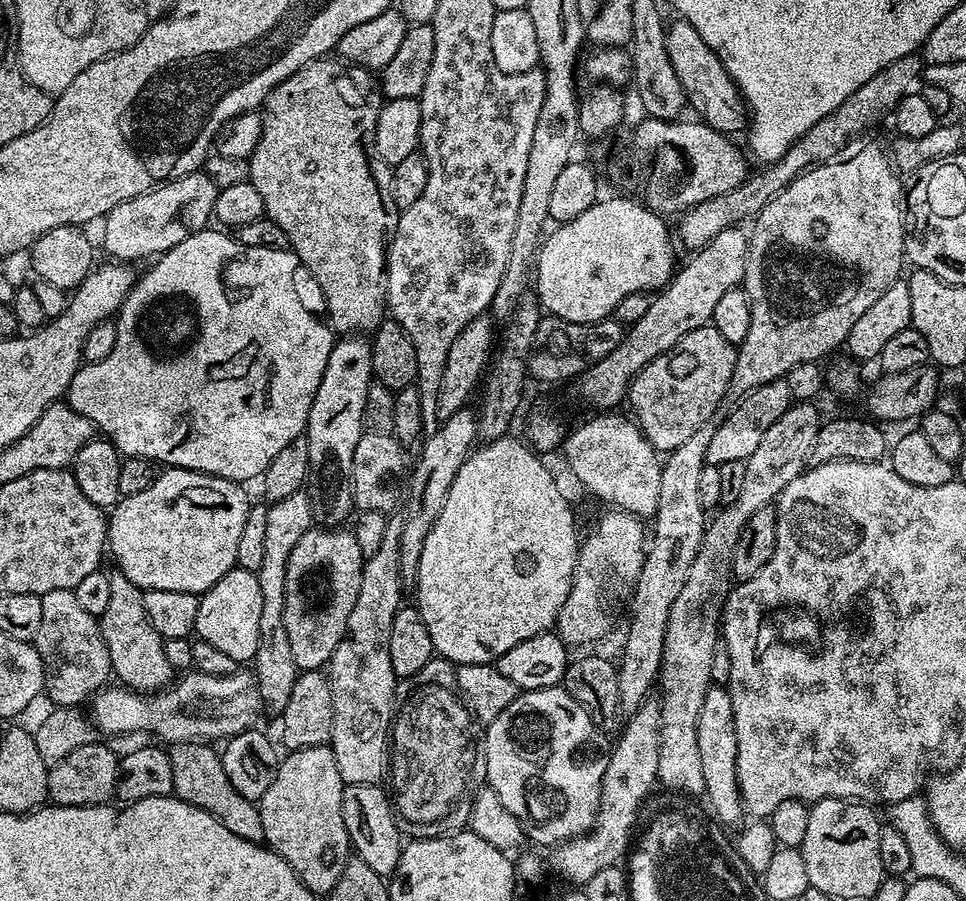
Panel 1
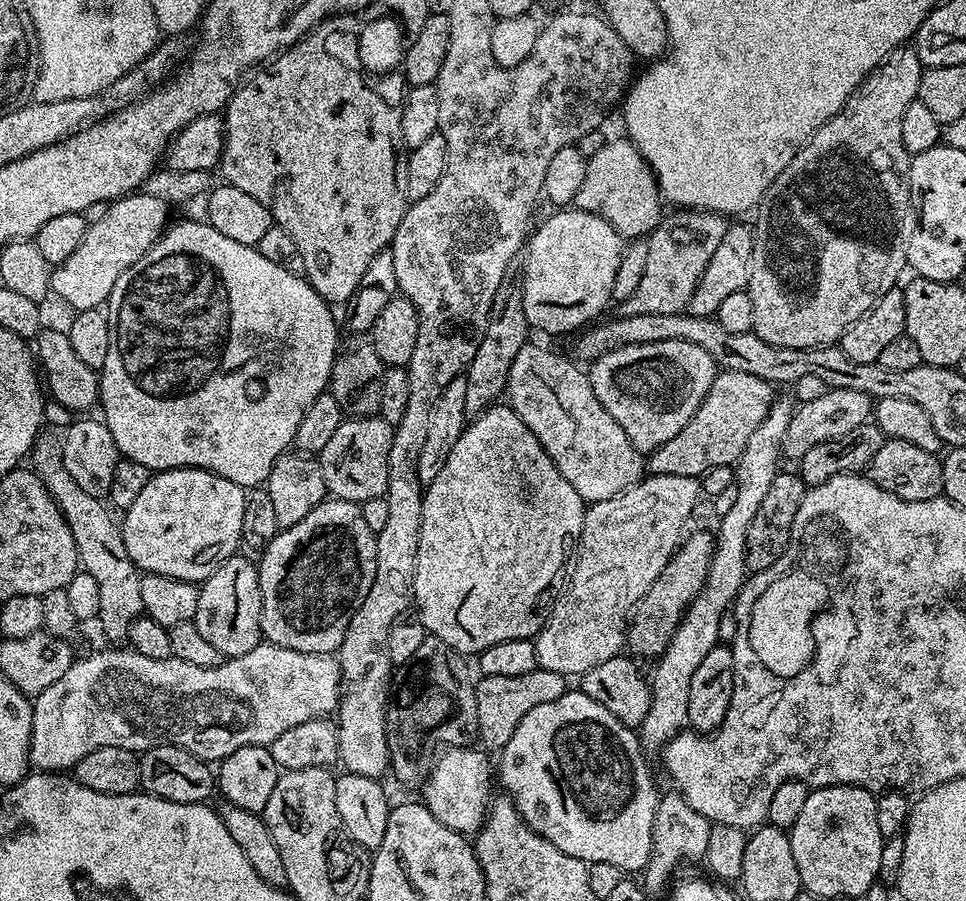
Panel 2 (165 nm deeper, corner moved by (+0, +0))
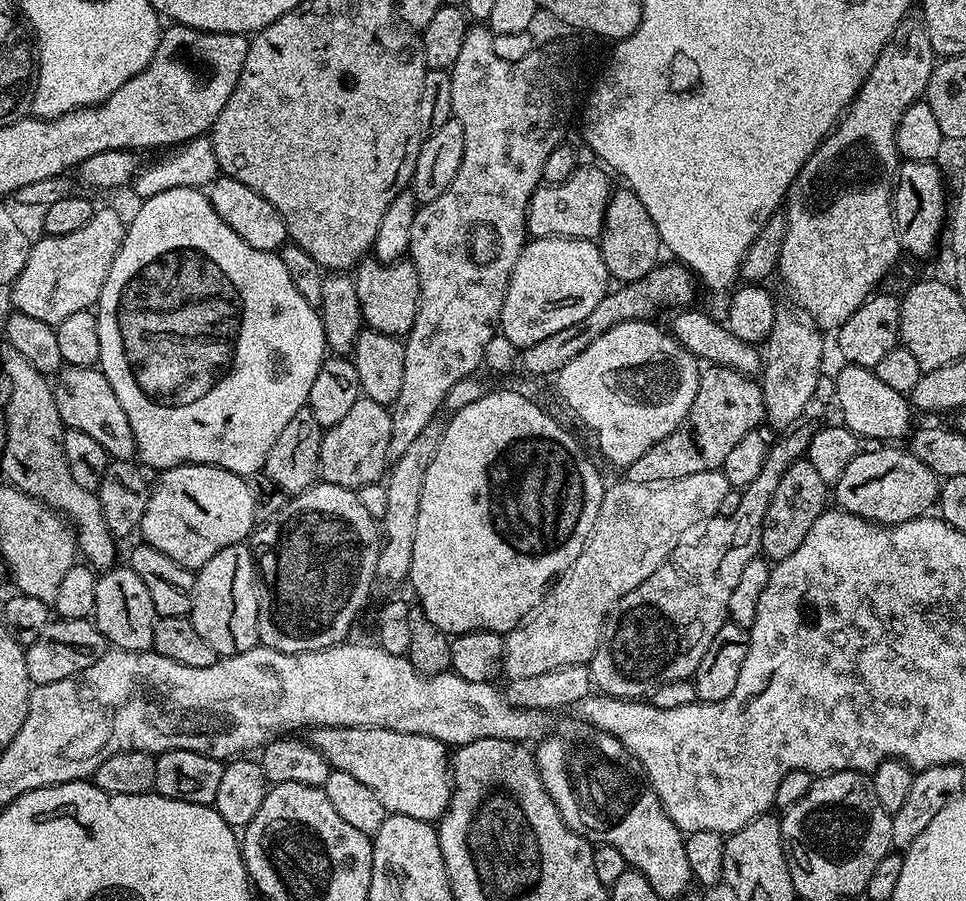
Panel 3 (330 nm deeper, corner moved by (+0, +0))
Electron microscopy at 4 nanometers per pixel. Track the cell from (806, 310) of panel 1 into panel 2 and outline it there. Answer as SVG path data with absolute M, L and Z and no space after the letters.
M901 46L885 56L884 60L871 72L865 80L857 86L852 92L852 96L844 104L841 110L834 118L830 118L824 125L811 136L808 143L800 149L799 154L793 158L778 174L778 178L766 190L763 200L760 201L755 209L753 252L751 268L749 270L748 285L746 291L750 302L754 302L754 322L752 331L762 338L762 342L770 342L770 346L790 346L791 348L827 348L835 345L840 336L886 290L897 287L899 278L903 272L906 272L908 262L908 238L910 235L910 223L908 224L908 211L913 211L914 196L908 186L908 166L910 163L910 154L906 146L902 146L902 114L906 114L906 106L914 102L918 94L918 82L924 73L924 65L921 64L915 47Z

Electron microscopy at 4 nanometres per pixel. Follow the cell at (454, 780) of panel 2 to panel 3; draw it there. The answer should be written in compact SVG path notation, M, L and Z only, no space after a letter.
M312 728L310 743L337 772L354 774L378 794L385 813L439 821L452 797L450 752L440 740L385 728Z

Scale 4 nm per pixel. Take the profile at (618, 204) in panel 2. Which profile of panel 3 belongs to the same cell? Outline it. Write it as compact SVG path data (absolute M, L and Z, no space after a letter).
M603 167L577 168L566 182L541 183L528 203L528 236L565 236L575 240L596 240L604 225L608 200L612 197L614 184L608 181L609 173Z

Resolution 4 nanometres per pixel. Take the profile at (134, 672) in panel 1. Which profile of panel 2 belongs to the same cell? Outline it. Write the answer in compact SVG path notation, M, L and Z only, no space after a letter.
M47 434L41 435L32 445L30 467L59 506L61 514L70 526L70 534L74 534L74 546L78 546L80 568L86 574L90 574L90 578L94 578L94 583L98 586L98 625L100 624L101 630L112 639L109 641L120 642L127 637L128 627L144 610L140 581L142 573L130 558L130 554L126 554L124 533L117 517L115 520L111 516L113 513L103 499L86 494L86 490L82 490L78 487L78 482L70 478L60 446L61 441L57 437L55 440Z

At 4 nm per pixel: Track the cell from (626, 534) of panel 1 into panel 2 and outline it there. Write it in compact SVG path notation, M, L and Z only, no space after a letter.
M648 474L632 488L605 501L587 505L582 530L574 548L570 579L534 637L536 663L539 667L554 670L554 674L562 674L565 678L576 678L589 672L594 666L621 655L626 644L628 615L646 594L646 590L654 586L658 574L662 574L662 570L680 547L685 535L684 527L696 508L696 499L701 499L701 496L700 482L695 476Z

